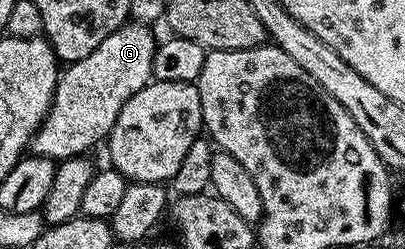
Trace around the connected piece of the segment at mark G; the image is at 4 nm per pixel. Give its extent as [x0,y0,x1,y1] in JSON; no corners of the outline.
[30,23,157,163]

